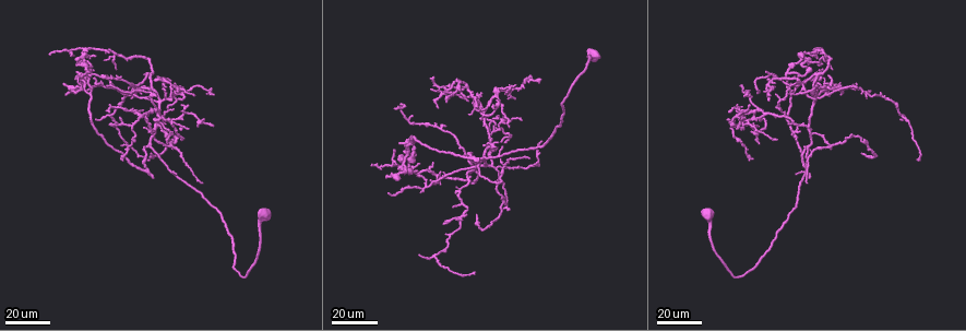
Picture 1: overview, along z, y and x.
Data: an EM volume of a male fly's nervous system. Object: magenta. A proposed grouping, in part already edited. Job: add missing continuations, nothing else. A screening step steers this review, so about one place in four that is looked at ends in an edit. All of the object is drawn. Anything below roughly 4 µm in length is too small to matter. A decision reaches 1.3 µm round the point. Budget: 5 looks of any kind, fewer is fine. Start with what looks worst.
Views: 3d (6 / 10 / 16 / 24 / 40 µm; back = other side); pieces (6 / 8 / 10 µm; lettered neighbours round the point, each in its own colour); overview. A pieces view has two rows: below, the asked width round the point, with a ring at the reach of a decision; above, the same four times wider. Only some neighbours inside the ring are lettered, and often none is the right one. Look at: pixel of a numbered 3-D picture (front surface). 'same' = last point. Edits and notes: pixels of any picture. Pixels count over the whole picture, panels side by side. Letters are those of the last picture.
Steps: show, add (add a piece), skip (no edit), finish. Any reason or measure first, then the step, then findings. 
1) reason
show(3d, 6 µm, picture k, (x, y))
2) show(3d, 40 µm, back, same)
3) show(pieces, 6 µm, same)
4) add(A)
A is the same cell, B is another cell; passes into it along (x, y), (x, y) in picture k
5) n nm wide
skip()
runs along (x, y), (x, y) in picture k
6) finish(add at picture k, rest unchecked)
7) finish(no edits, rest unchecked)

show(3d, 40 µm, picture 1, (841, 95))

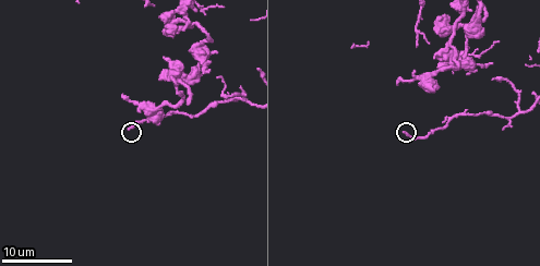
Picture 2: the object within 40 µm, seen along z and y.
show(pieces, 6 µm, picture 2, (130, 126))

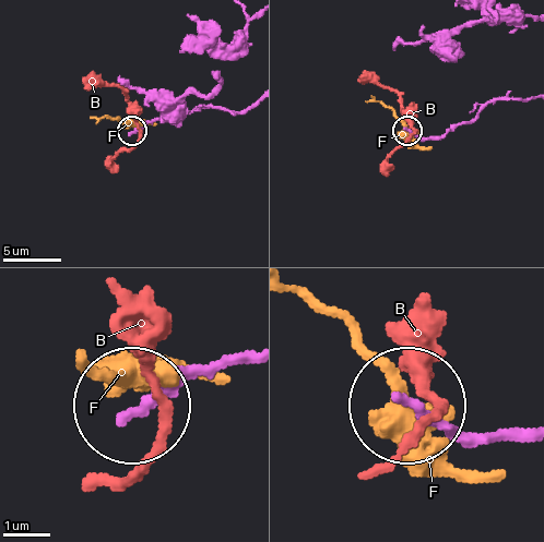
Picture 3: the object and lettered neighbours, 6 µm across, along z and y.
skip()
B and F are other cells; runs along (524, 99), (489, 101), (439, 135), (418, 139), (409, 131) in picture 3; no lettered piece goes on from it

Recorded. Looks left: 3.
an open end
show(3d, 24 µm, picture 1, (510, 208))

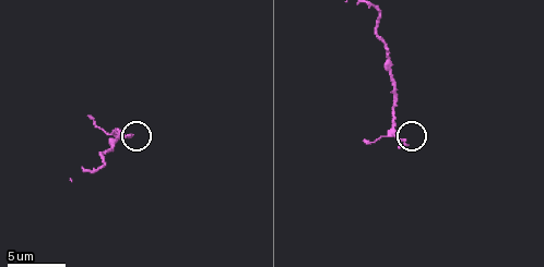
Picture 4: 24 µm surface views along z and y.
what lies round it
show(pieces, 8 µm, picture 4, (405, 145))

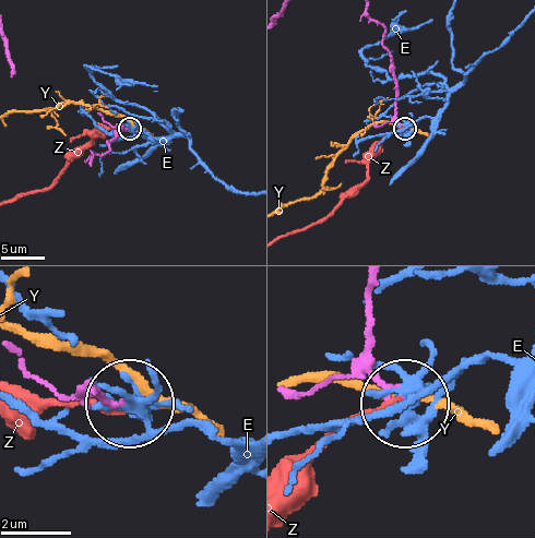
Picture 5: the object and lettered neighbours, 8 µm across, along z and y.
skip()
E, Y and Z are other cells; runs along (367, 286), (367, 357), (400, 397) in picture 5; none of them fits

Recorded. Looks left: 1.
finish(no edits, rest unchecked)

